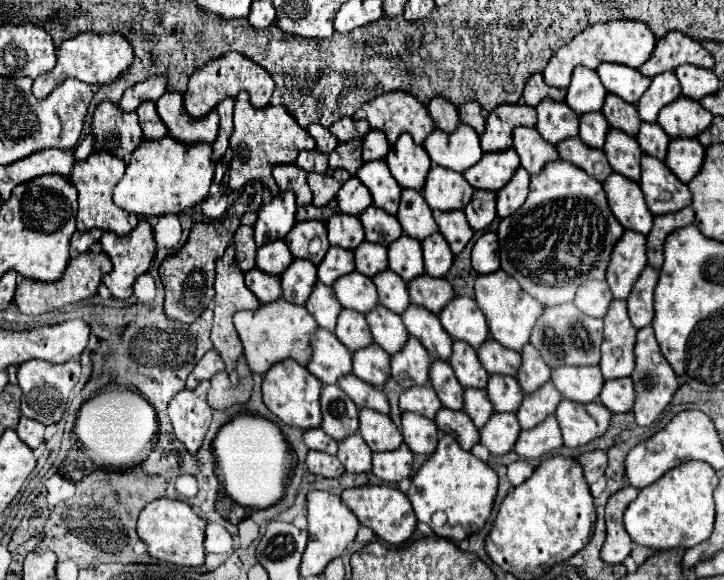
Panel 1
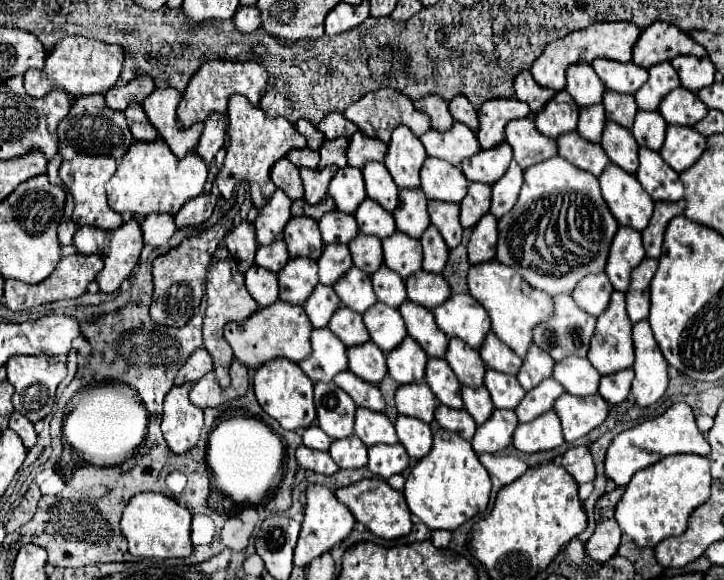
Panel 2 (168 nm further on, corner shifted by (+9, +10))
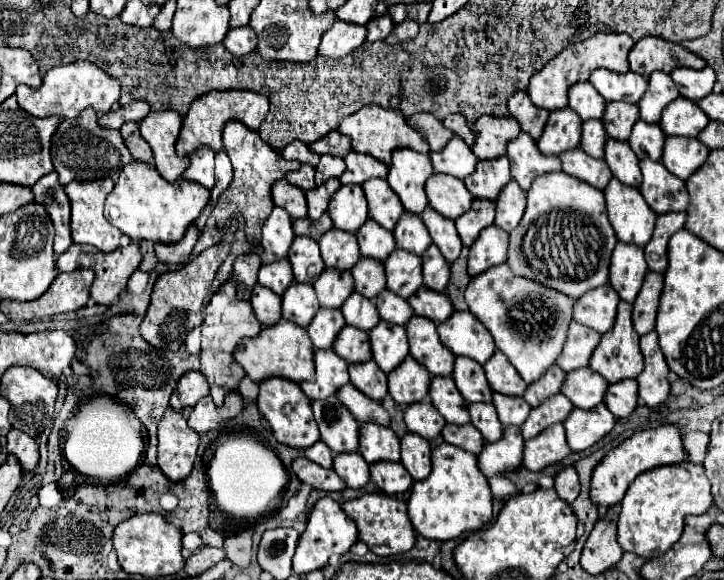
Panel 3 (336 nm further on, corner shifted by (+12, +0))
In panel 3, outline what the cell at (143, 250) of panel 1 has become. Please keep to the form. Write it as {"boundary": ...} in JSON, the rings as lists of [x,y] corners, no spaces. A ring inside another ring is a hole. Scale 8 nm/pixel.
{"boundary":[[[132,241],[130,245],[126,247],[118,247],[110,253],[102,253],[102,251],[96,251],[94,247],[88,247],[88,245],[72,245],[68,251],[64,251],[58,261],[56,261],[56,267],[60,271],[74,271],[74,267],[90,267],[94,269],[96,277],[94,277],[94,283],[92,283],[92,293],[90,297],[98,303],[98,305],[110,305],[122,289],[126,289],[126,283],[130,279],[130,275],[138,269],[142,261],[142,253],[140,253],[140,245],[136,241]]]}

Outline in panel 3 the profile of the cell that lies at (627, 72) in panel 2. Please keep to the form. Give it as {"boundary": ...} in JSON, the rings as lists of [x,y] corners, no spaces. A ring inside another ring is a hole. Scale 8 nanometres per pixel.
{"boundary":[[[596,69],[590,75],[590,83],[606,101],[626,101],[626,103],[638,103],[648,87],[648,81],[642,75],[636,75],[632,71],[612,73],[608,69]]]}

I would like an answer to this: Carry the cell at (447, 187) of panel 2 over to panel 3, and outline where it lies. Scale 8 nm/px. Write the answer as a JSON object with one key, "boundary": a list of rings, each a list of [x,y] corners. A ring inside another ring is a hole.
{"boundary":[[[434,173],[428,177],[426,195],[430,207],[448,219],[458,219],[470,209],[472,203],[472,195],[464,187],[462,179],[442,173]]]}

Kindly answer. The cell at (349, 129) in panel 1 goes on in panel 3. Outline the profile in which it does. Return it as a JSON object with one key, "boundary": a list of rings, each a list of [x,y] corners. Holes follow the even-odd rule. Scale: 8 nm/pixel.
{"boundary":[[[330,131],[328,135],[324,135],[322,139],[318,139],[316,143],[308,145],[312,151],[324,155],[324,153],[330,153],[330,155],[338,155],[338,157],[346,157],[350,153],[350,137],[342,135],[340,131]]]}

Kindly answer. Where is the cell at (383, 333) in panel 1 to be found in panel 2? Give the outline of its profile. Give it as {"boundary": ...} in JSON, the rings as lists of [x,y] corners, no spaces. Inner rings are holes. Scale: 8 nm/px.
{"boundary":[[[377,303],[363,315],[363,321],[367,325],[367,331],[371,335],[371,341],[383,351],[389,353],[401,341],[407,337],[407,329],[403,325],[403,317],[399,309],[393,309],[389,305]]]}

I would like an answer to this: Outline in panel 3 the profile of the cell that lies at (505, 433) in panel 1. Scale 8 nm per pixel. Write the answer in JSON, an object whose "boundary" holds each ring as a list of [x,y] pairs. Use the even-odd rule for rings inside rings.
{"boundary":[[[504,427],[498,441],[484,445],[478,455],[478,469],[486,477],[516,469],[522,463],[522,445],[524,437],[520,435],[520,427]]]}

